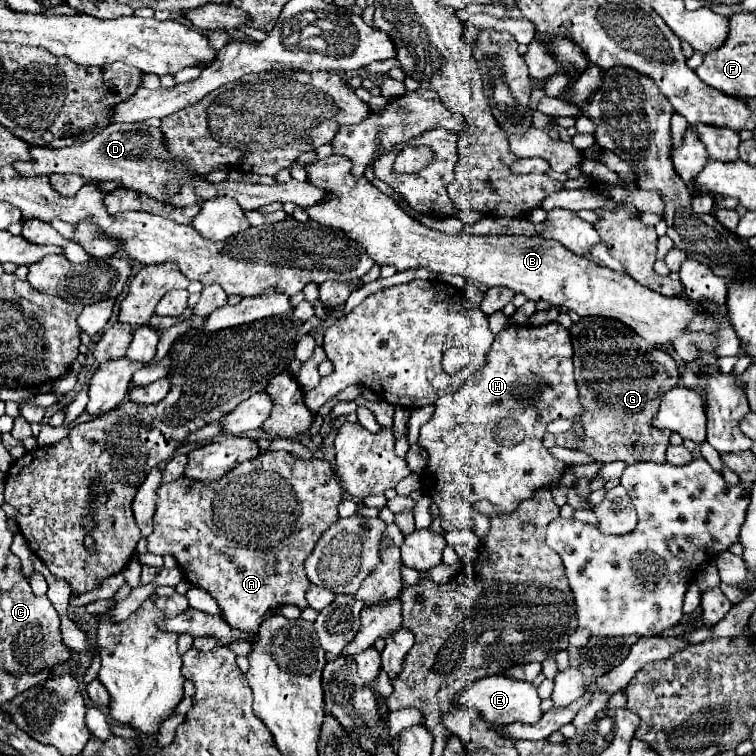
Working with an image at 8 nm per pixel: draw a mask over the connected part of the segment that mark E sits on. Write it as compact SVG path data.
M487 676L487 678L475 680L471 684L471 688L467 688L463 692L459 702L467 710L479 712L479 716L483 716L483 720L493 724L493 726L507 726L507 724L513 724L513 722L535 724L543 714L541 708L539 708L541 698L537 696L537 688L531 682L513 680L513 678L507 678L507 676Z

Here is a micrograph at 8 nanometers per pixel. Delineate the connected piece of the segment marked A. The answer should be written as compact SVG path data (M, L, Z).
M267 452L233 468L219 482L203 484L179 478L157 490L157 508L153 516L153 534L147 538L151 554L175 556L185 580L207 590L219 604L223 618L241 632L257 632L263 614L285 604L307 608L305 592L309 578L303 562L313 552L319 536L339 520L337 506L345 492L325 458L295 458L289 452Z

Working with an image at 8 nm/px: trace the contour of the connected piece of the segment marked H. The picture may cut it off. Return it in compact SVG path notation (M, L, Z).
M551 322L551 324L545 324L545 326L509 326L507 330L499 332L495 342L491 344L489 352L487 352L487 362L481 370L473 372L465 382L463 386L453 392L453 394L447 394L447 396L441 396L437 402L435 402L435 414L433 418L421 428L421 436L419 436L419 444L427 450L429 454L429 462L427 462L427 468L423 470L423 490L431 496L431 500L437 504L437 508L441 510L441 526L445 532L451 532L451 530L463 530L463 528L469 528L473 524L473 514L471 514L471 508L477 500L489 500L493 502L497 508L505 510L505 512L513 512L523 500L531 498L537 490L545 488L547 484L551 484L551 480L555 478L561 478L561 474L565 472L565 462L561 460L555 460L551 456L551 452L543 446L543 434L547 432L547 424L557 420L557 418L577 418L583 414L583 406L579 402L579 392L577 392L577 384L575 384L575 378L573 378L573 346L571 346L571 334L567 328L563 328L559 322Z

